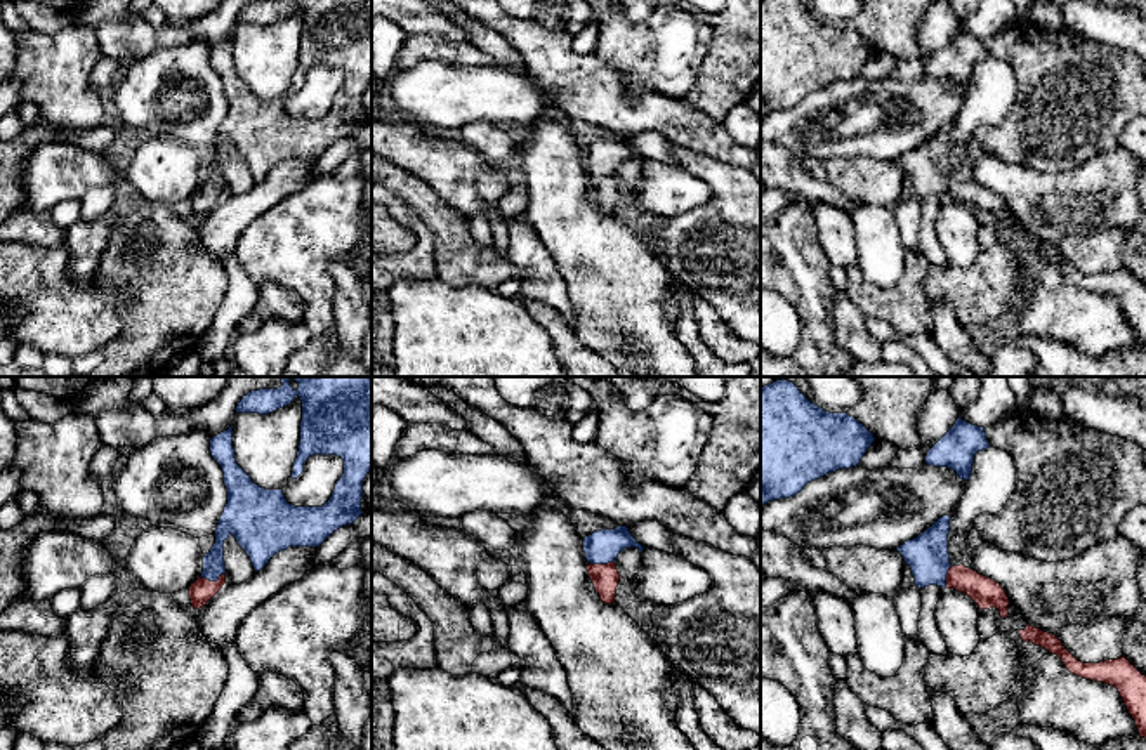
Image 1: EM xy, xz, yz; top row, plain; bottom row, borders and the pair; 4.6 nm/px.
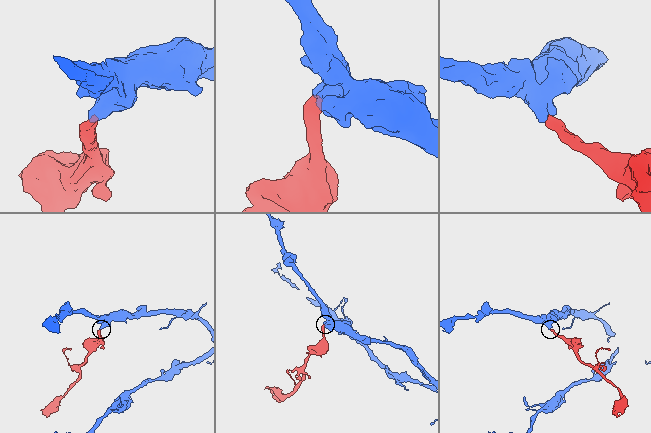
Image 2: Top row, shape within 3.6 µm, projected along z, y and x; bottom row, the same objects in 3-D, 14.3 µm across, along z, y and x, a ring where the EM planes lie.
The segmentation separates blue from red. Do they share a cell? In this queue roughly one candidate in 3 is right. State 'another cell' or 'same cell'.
same cell

